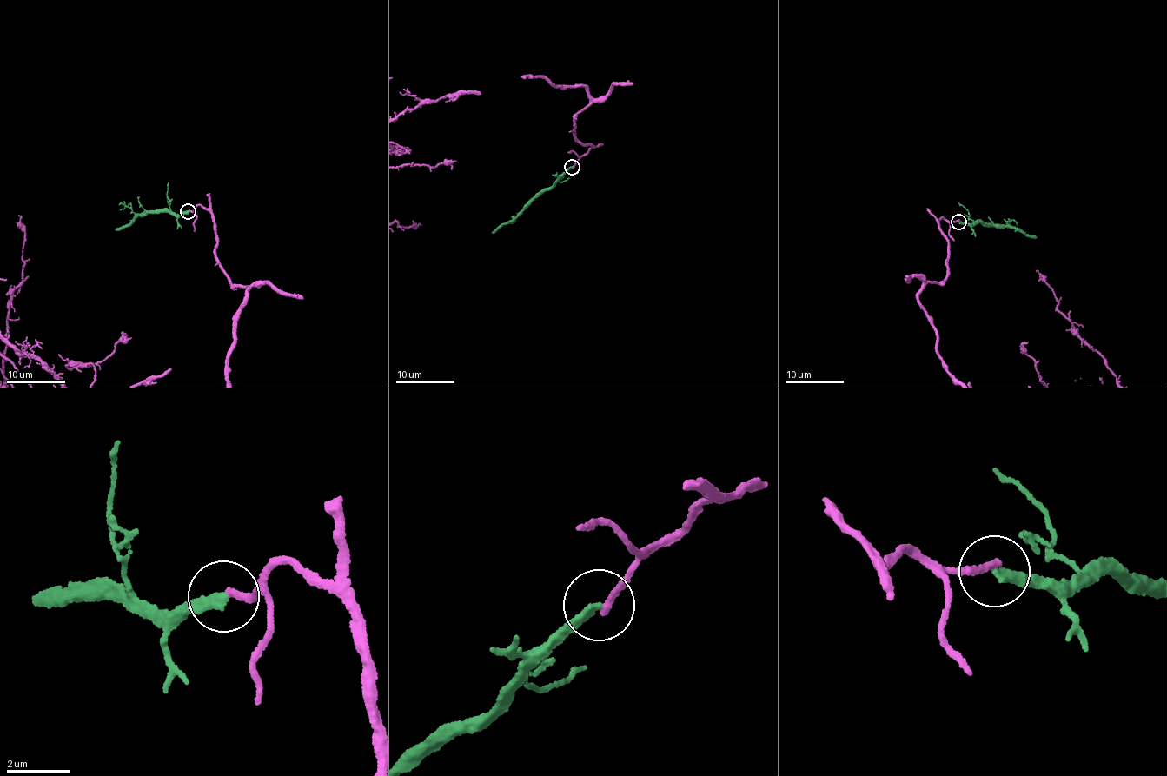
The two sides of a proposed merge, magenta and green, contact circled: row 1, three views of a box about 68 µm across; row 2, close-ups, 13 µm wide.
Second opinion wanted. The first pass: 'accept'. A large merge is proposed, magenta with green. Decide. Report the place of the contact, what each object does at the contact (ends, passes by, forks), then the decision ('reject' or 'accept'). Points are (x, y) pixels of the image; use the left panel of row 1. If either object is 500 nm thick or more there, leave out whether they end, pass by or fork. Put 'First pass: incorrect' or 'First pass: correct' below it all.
place (188, 211); magenta ends; green ends; reject
First pass: incorrect

